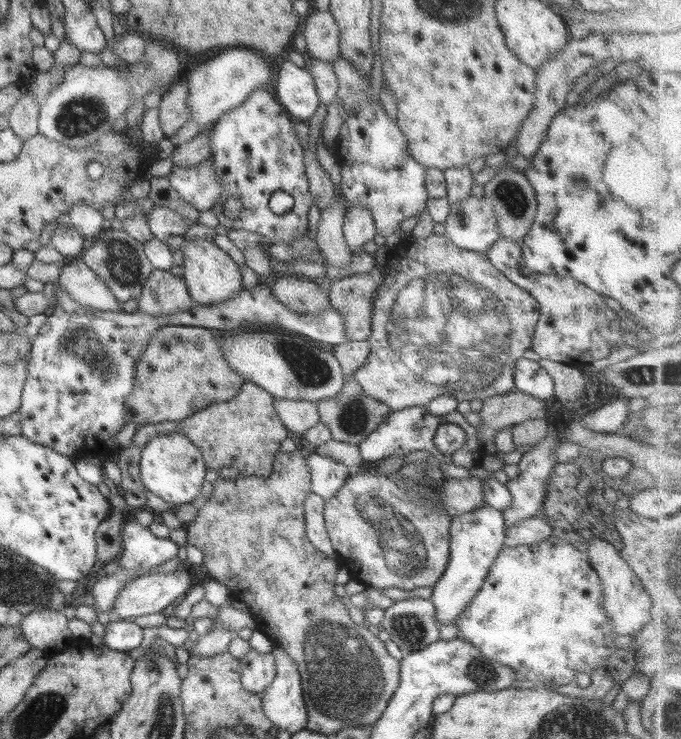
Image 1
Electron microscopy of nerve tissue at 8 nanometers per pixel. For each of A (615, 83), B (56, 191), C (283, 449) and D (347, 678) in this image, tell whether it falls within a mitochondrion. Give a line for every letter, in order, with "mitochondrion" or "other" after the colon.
A: other
B: other
C: other
D: mitochondrion

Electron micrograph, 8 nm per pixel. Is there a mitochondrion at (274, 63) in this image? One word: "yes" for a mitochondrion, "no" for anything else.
no

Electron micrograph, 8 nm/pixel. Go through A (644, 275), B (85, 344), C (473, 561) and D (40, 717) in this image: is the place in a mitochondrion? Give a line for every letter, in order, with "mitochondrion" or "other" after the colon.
A: other
B: mitochondrion
C: other
D: mitochondrion

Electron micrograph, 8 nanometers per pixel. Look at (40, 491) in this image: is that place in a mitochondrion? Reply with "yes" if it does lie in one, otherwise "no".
no

